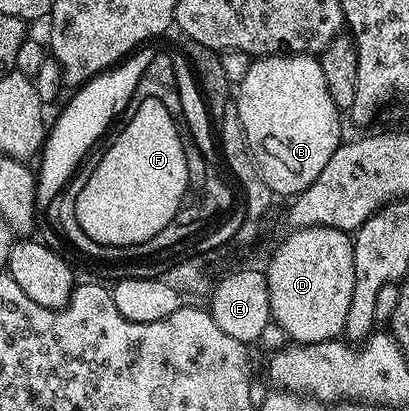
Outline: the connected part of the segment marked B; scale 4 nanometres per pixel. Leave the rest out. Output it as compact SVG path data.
M285 53L270 57L257 57L237 84L237 96L233 104L237 107L241 127L247 136L247 146L251 148L251 156L259 174L265 179L272 194L279 193L286 199L305 191L325 171L325 163L333 159L333 151L341 143L339 137L339 117L341 110L333 103L329 95L329 87L325 87L325 71L321 71L318 56L305 53Z

